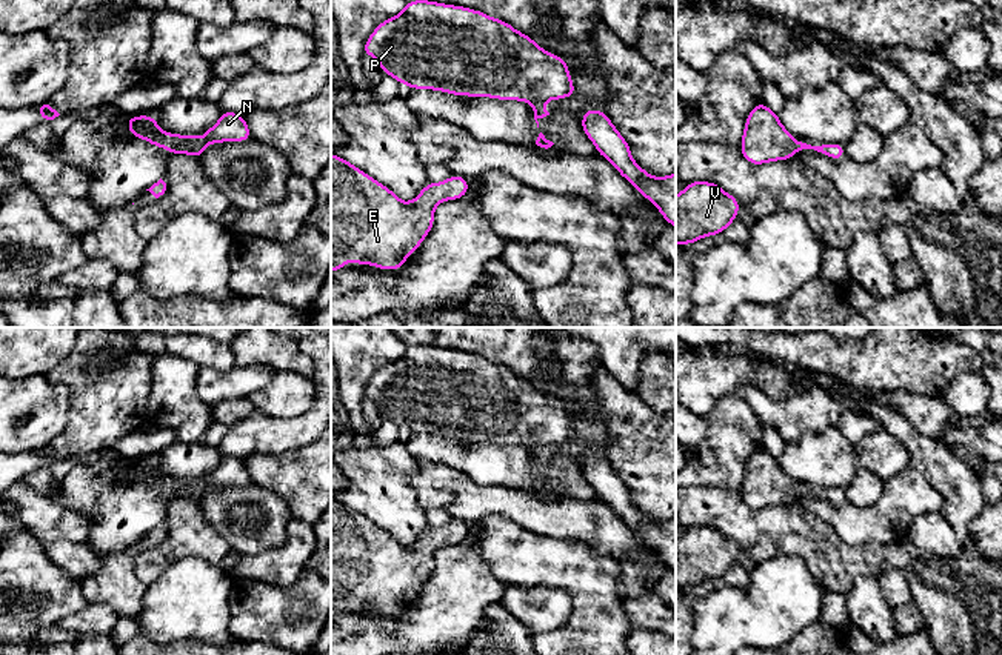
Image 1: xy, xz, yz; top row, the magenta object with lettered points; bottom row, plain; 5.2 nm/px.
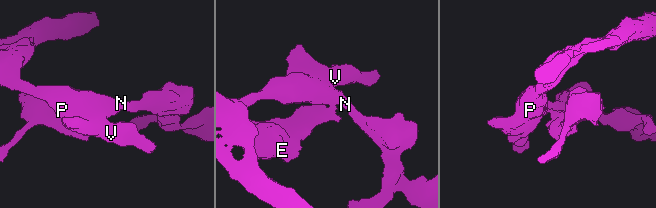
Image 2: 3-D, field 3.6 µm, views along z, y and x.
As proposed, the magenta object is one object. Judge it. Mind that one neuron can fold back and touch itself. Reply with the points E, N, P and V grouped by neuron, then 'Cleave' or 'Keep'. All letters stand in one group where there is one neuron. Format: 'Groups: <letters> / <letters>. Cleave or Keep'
Groups: E / N P V. Cleave

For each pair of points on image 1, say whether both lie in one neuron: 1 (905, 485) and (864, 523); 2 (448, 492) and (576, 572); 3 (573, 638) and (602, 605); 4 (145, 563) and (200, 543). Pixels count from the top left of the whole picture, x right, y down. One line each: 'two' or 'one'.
1: one
2: two
3: one
4: one

